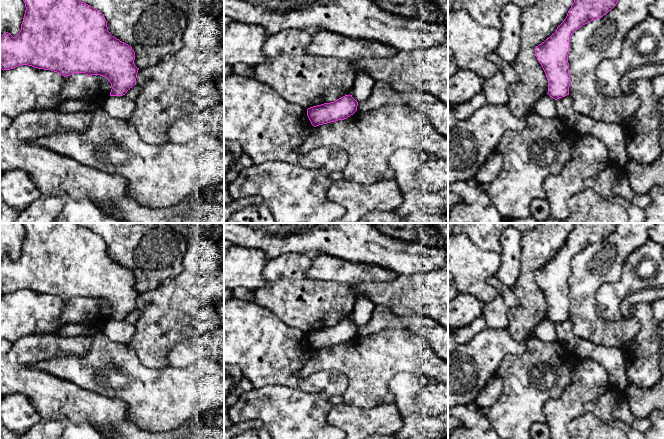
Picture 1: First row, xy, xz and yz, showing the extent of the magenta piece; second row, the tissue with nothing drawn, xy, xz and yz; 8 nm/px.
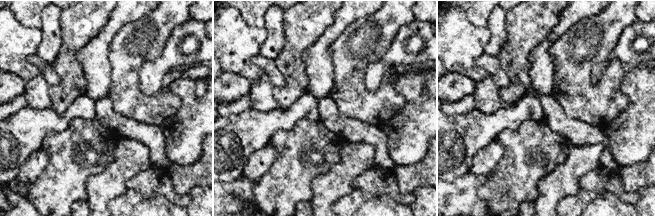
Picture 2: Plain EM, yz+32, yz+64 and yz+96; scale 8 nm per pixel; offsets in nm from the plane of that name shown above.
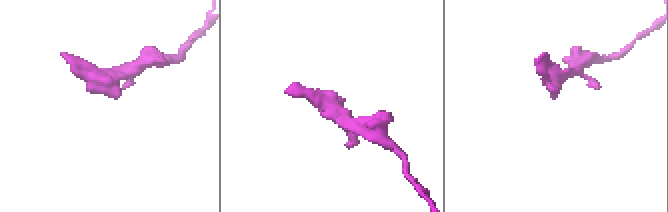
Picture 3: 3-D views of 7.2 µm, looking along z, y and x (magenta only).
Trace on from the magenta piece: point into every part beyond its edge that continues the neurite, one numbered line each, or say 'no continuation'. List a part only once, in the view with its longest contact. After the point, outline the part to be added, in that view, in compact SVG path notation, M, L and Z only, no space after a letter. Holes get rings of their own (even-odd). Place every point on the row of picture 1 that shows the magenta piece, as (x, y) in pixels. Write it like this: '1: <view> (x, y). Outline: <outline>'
no continuation

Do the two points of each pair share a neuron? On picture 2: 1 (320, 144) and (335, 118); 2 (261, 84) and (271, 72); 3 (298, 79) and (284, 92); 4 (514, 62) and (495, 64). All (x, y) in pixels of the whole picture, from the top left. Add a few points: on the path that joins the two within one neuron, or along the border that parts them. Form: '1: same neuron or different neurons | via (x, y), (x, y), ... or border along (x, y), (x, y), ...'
1: different neurons | border along (320, 119), (330, 130), (344, 139)
2: different neurons | border along (264, 73), (273, 87)
3: same neuron | via (295, 82), (287, 90)
4: different neurons | border along (498, 57), (509, 77), (507, 86)

